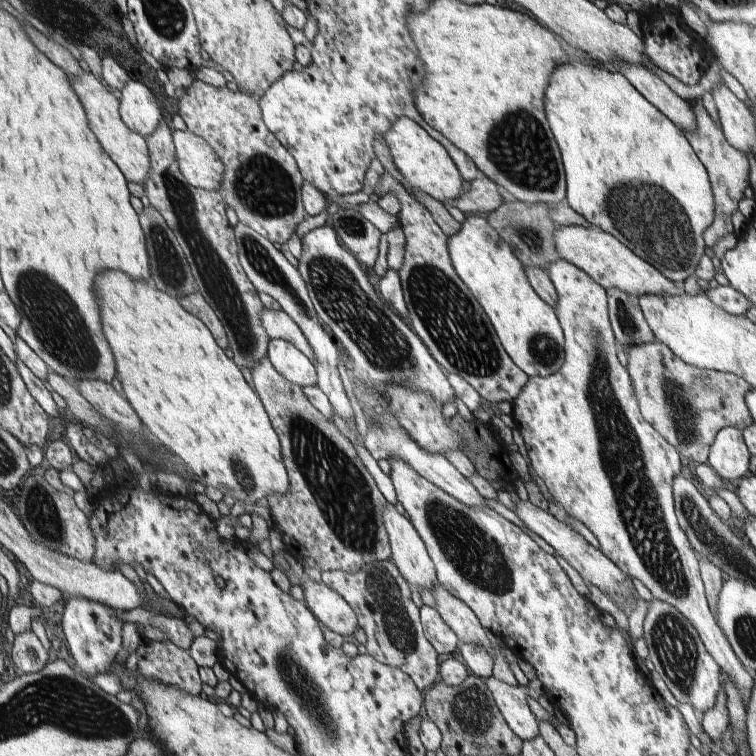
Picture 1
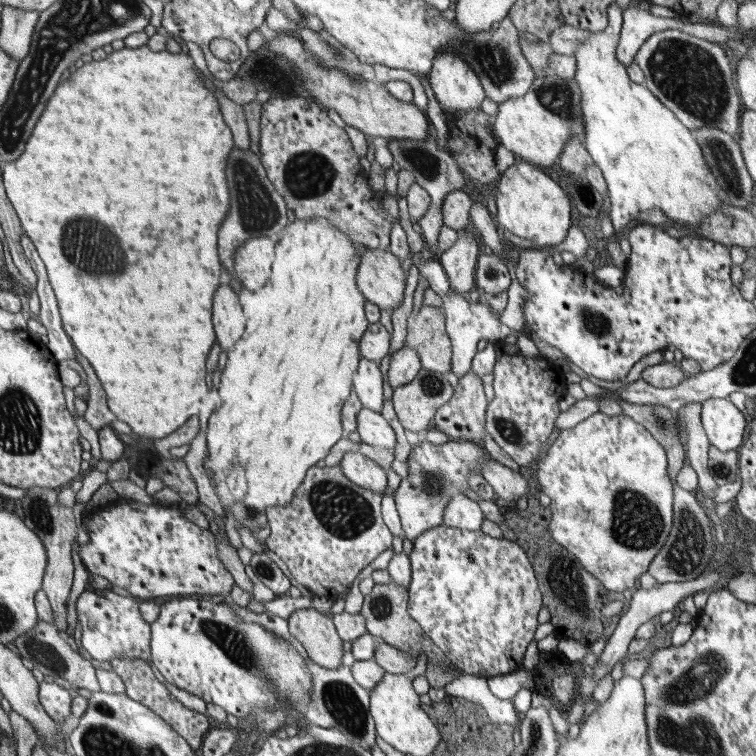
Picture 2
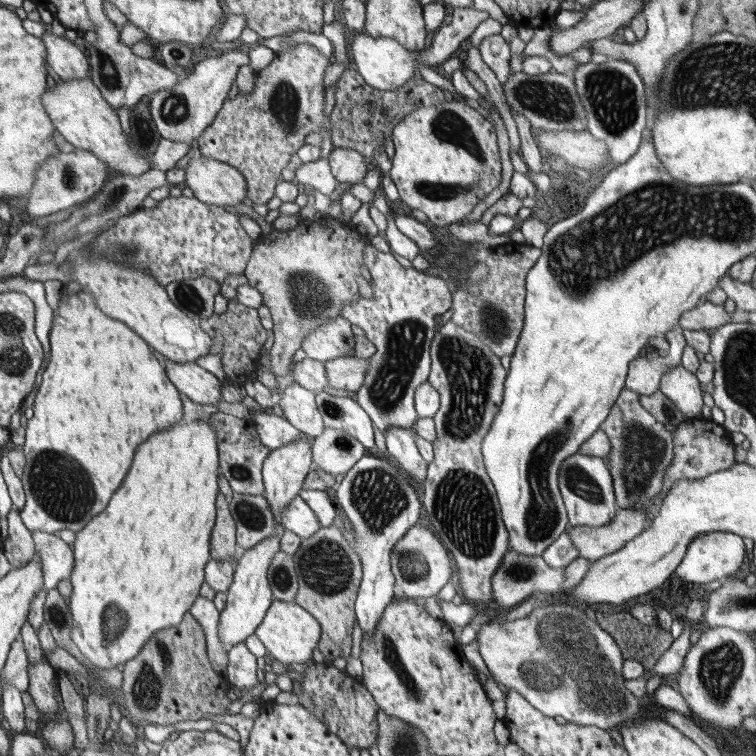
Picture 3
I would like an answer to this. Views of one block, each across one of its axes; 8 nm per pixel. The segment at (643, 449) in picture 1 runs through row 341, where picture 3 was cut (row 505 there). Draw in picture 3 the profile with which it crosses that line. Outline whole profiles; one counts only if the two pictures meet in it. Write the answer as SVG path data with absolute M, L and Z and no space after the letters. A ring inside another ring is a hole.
M579 452L564 460L559 470L559 489L566 502L570 526L607 526L612 523L616 512L615 481L608 464L597 456L584 456Z

